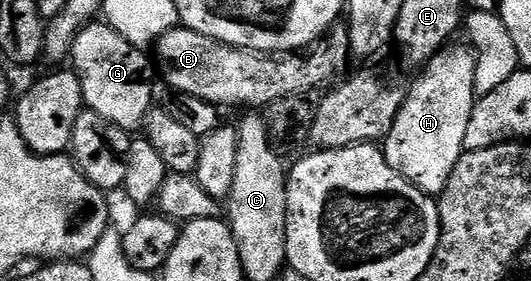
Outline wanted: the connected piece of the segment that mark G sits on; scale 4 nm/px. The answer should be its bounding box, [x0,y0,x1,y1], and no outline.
[70,20,154,132]

